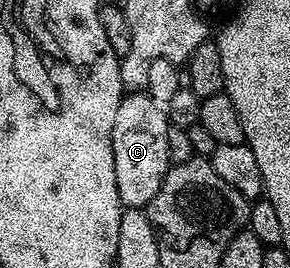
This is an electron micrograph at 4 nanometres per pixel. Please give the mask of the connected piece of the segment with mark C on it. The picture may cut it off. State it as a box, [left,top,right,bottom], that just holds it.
[113,93,171,208]

